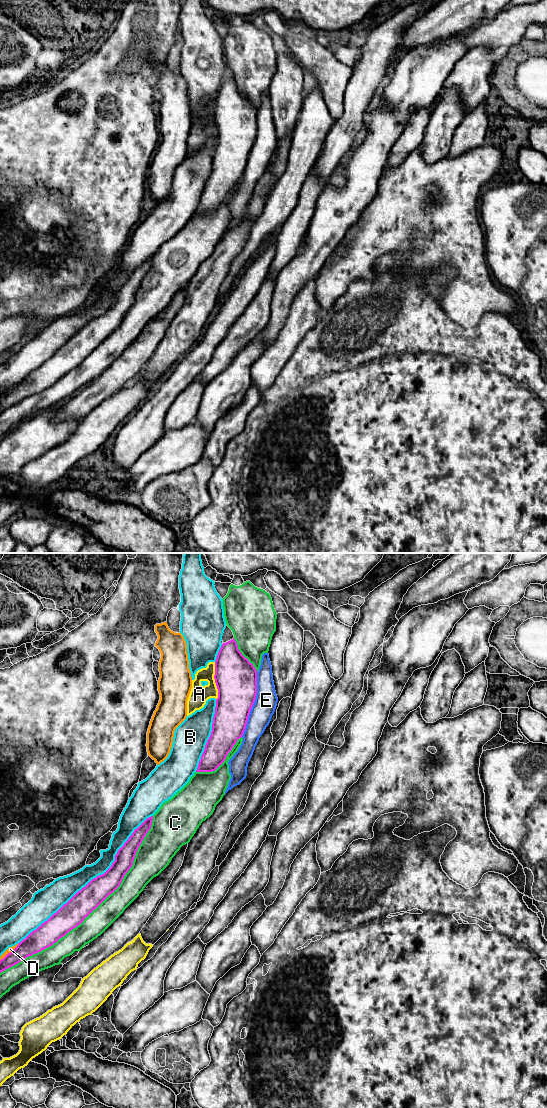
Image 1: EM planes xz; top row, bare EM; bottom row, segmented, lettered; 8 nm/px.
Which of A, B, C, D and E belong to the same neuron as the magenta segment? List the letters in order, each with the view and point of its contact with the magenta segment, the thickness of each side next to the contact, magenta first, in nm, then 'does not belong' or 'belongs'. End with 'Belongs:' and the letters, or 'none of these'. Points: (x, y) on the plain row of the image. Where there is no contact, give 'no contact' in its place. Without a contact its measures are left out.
A: xz (215, 121) | 340/150 nm | does not belong
B: xz (91, 320) | 200/200 nm | does not belong
C: xz (94, 349) | 200/180 nm | does not belong
D: xz (10, 392) | 170/50 nm | does not belong
E: xz (253, 143) | 340/180 nm | does not belong
Belongs: none of these

